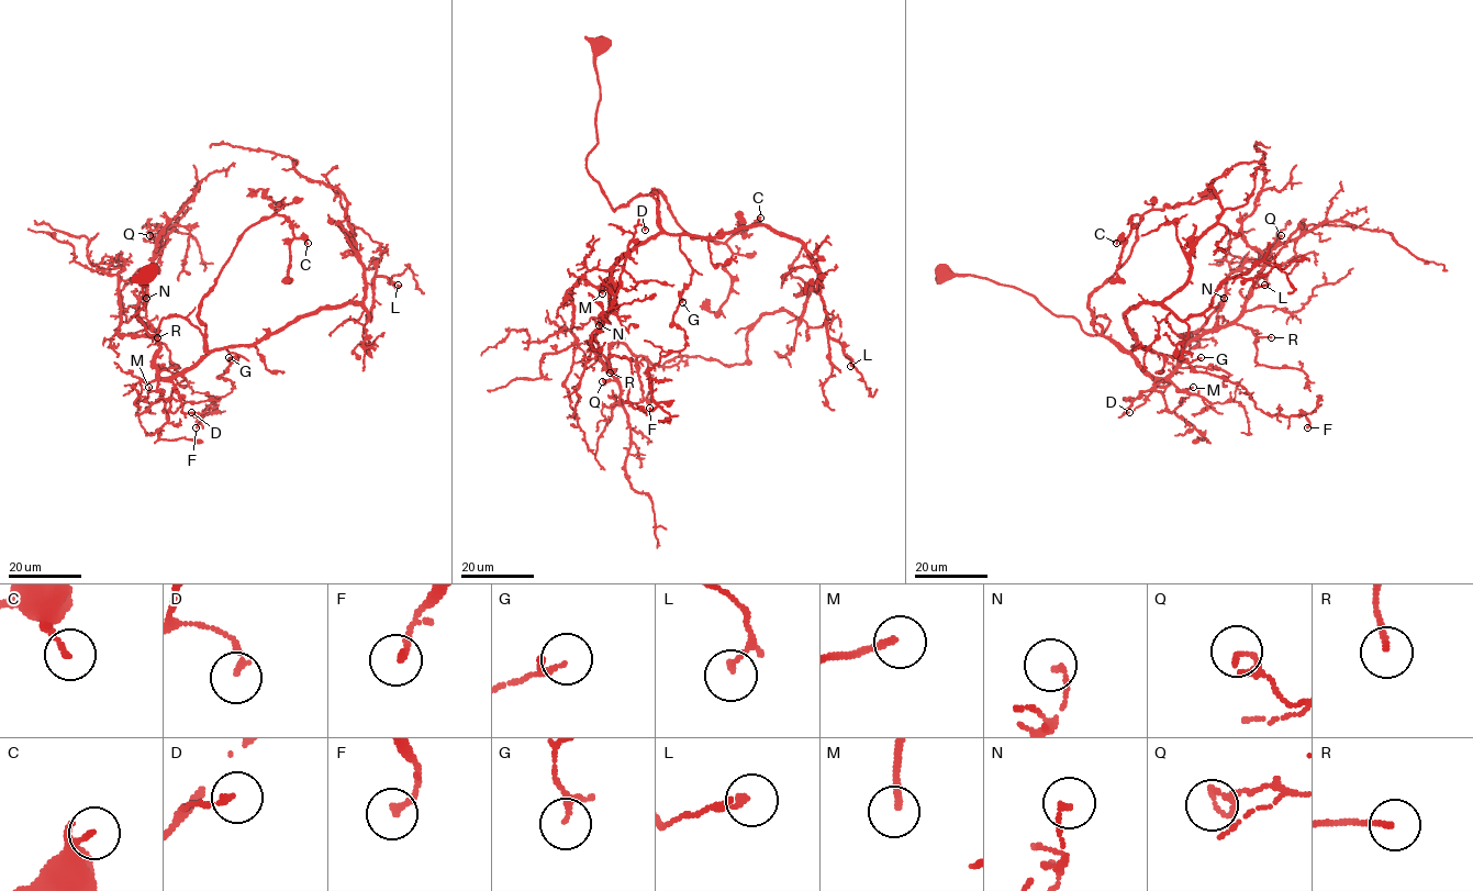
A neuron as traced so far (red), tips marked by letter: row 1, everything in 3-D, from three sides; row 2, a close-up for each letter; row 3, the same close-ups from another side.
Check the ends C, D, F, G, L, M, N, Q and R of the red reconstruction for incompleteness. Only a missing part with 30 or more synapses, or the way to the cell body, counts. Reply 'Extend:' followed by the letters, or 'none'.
Extend: M

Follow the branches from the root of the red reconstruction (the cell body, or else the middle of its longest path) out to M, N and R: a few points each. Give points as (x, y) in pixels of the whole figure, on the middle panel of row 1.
M: (599, 45), (596, 144), (587, 169), (614, 211), (639, 195), (651, 195), (660, 229), (618, 262), (602, 293)
N: (599, 45), (596, 144), (587, 169), (614, 211), (651, 195), (660, 229), (611, 269), (610, 309), (599, 325)
R: (599, 45), (596, 144), (587, 169), (614, 211), (651, 195), (660, 229), (611, 269), (595, 336), (610, 372)

